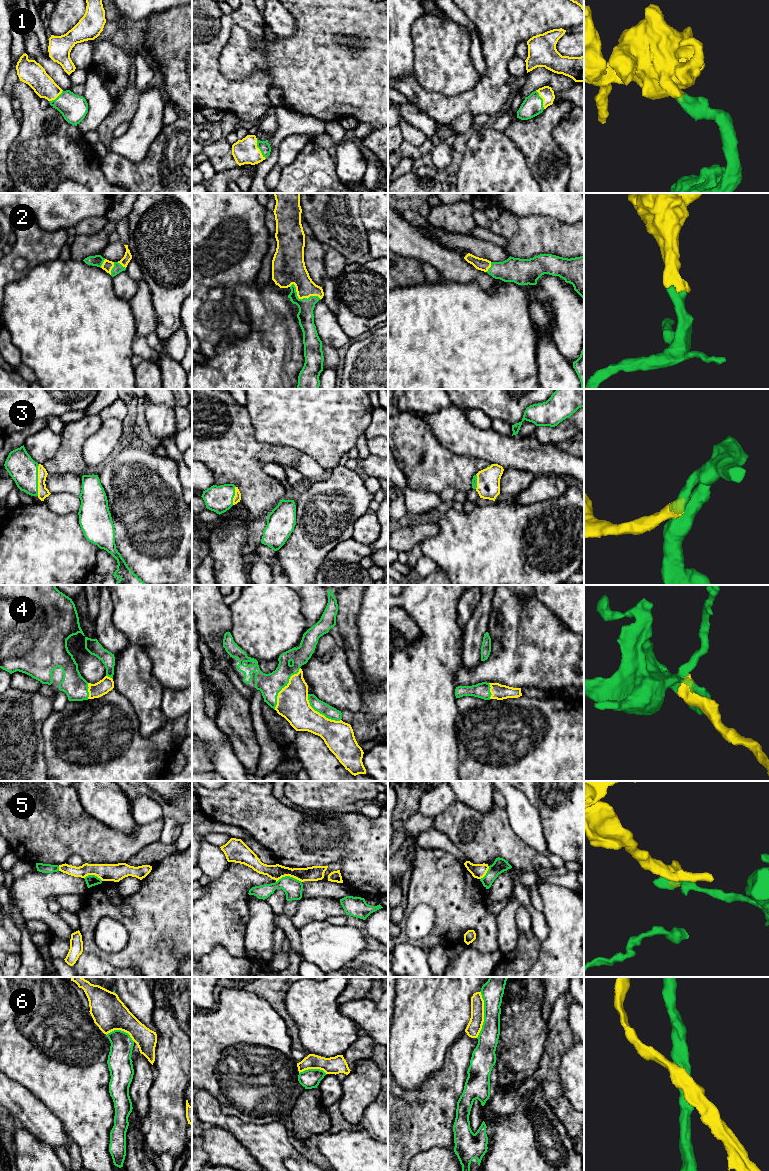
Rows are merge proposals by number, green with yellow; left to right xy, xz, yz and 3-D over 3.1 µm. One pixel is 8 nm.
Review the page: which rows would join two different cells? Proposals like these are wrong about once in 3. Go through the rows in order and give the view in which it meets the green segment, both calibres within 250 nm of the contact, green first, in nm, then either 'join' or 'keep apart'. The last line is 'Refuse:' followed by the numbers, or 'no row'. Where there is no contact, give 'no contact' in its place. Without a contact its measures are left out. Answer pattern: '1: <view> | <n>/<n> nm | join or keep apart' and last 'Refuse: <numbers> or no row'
1: xz | 90/200 nm | join
2: xz | 130/220 nm | join
3: xy | 220/90 nm | join
4: xz | 180/260 nm | join
5: xz | 150/120 nm | keep apart
6: yz | 180/120 nm | keep apart
Refuse: 5, 6

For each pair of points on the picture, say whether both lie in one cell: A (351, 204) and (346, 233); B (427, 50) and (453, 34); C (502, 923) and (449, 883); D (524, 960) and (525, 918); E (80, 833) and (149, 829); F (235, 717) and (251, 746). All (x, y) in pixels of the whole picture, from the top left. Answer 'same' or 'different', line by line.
A: same
B: same
C: different
D: same
E: same
F: same

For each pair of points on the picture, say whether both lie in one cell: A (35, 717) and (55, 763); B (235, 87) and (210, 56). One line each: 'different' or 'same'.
A: different
B: same

